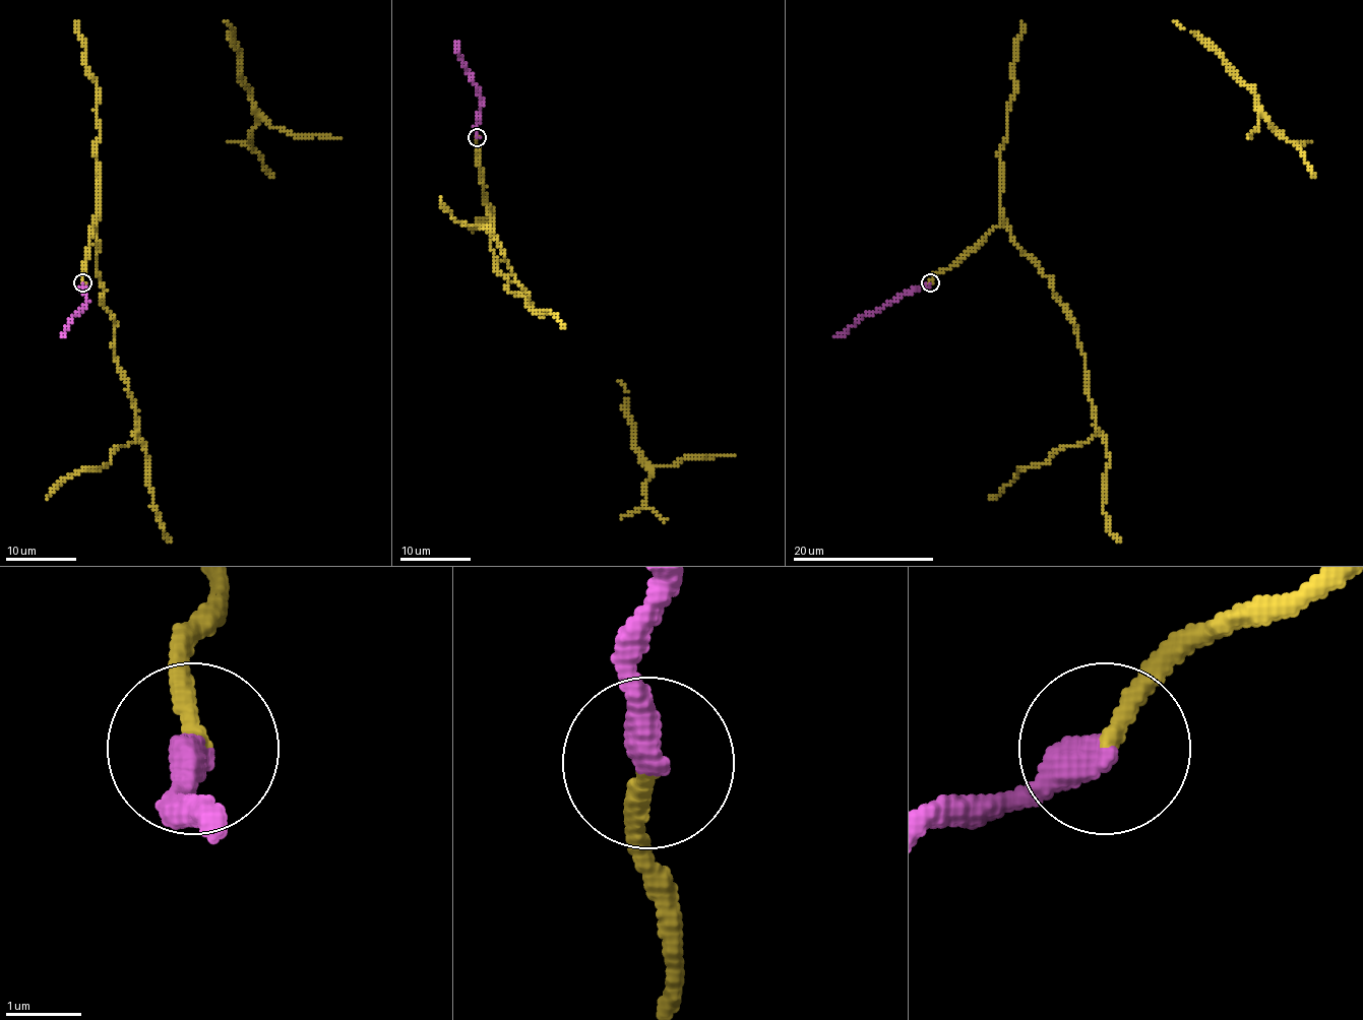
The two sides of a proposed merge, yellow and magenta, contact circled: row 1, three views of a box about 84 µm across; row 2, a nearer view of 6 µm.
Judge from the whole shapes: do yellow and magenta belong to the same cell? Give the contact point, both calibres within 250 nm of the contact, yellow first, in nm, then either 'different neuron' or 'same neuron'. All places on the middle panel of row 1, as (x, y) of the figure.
place (477, 137); calibres 260 and 480 nm; same neuron

